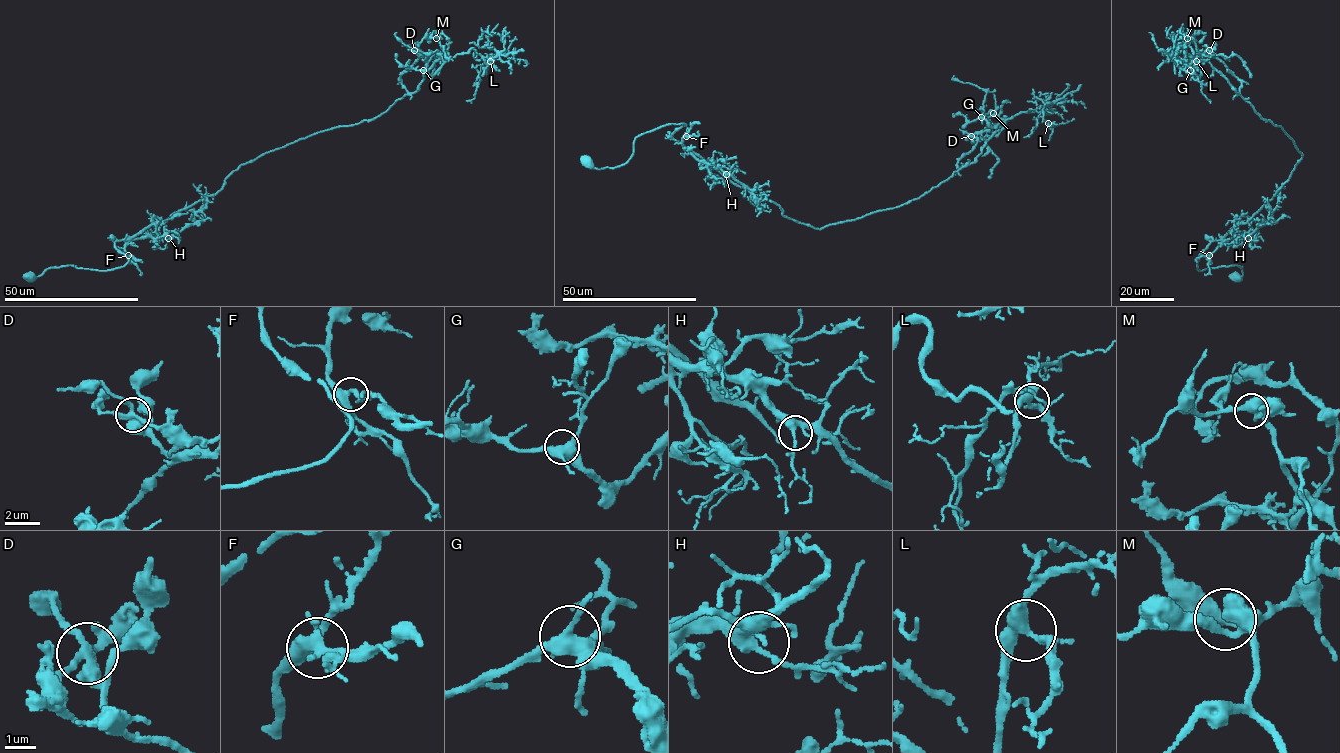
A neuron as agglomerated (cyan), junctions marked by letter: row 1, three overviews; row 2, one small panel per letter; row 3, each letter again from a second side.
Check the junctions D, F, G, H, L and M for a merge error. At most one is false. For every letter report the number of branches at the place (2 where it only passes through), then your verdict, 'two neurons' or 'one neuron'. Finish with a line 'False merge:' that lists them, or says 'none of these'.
D: 4 | two neurons
F: 3 | one neuron
G: 4 | one neuron
H: 4 | one neuron
L: 4 | one neuron
M: 3 | one neuron
False merge: D

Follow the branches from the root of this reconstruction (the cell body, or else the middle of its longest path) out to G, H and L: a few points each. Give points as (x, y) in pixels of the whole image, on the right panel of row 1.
G: (1235, 278), (1239, 266), (1199, 270), (1198, 256), (1302, 155), (1208, 61), (1190, 70)
H: (1235, 278), (1242, 275), (1239, 266), (1199, 270), (1198, 256), (1212, 241), (1248, 238)
L: (1235, 278), (1239, 266), (1199, 270), (1198, 256), (1302, 155), (1208, 61), (1185, 49), (1177, 65), (1196, 61)

